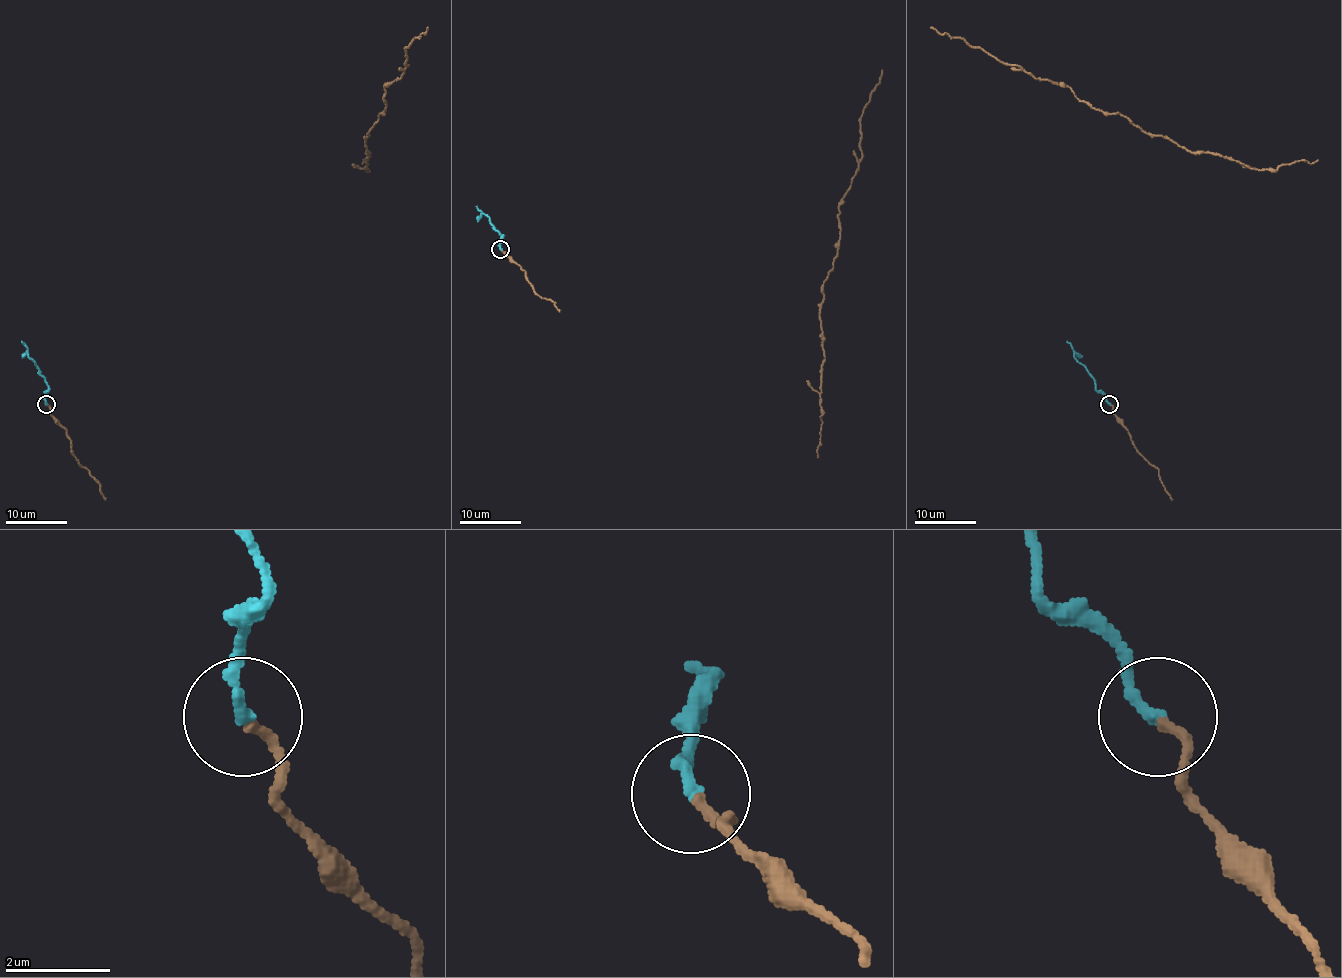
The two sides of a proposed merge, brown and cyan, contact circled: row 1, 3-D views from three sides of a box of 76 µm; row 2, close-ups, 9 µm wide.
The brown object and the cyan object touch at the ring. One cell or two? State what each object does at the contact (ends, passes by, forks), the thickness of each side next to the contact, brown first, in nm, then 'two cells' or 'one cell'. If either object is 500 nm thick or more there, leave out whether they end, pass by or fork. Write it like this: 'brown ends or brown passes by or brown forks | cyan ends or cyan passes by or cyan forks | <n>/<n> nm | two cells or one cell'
brown ends | cyan ends | 170/240 nm | one cell

